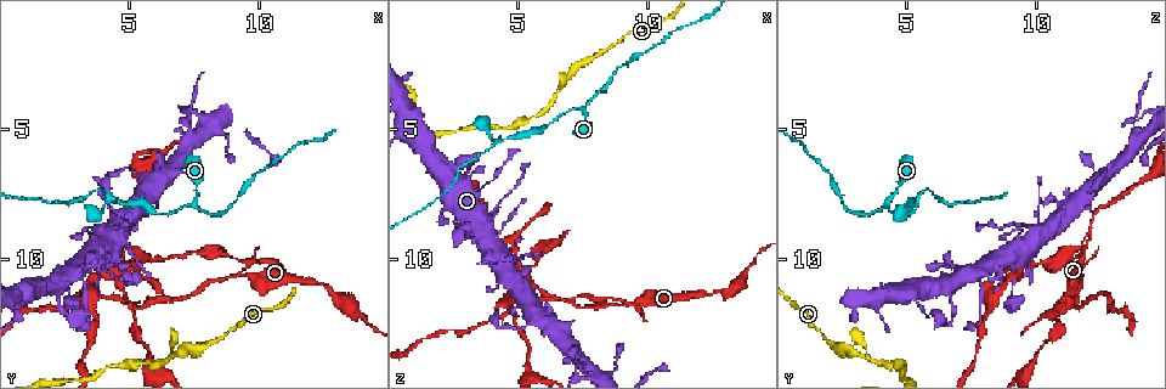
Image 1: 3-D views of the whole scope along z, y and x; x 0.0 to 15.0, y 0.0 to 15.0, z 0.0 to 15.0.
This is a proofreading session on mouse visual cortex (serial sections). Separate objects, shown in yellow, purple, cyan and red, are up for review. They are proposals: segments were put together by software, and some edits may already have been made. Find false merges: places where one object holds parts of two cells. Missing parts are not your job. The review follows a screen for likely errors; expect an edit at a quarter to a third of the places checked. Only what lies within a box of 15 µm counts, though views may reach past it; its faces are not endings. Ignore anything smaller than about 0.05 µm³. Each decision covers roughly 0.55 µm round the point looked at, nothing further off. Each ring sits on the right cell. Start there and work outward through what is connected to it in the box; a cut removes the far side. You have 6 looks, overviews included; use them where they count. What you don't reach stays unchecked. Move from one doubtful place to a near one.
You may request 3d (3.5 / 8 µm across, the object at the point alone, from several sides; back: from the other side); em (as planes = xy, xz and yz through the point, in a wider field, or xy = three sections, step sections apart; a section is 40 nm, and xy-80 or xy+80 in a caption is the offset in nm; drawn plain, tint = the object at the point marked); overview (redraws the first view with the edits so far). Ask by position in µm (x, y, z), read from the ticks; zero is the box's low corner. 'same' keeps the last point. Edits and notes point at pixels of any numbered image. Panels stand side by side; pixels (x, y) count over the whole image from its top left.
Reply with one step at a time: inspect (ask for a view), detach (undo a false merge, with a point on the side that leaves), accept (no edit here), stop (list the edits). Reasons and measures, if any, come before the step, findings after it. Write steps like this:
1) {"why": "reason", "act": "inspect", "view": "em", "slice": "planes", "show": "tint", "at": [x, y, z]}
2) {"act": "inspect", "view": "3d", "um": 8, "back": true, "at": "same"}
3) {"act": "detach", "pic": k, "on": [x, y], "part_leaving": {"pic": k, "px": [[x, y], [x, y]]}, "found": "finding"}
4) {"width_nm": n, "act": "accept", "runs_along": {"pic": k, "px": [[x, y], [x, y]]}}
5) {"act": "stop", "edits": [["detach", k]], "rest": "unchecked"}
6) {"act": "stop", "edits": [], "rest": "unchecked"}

{"why": "three-way junction", "act": "inspect", "view": "3d", "um": 3.5, "at": [7.5, 7.9, 4.3]}

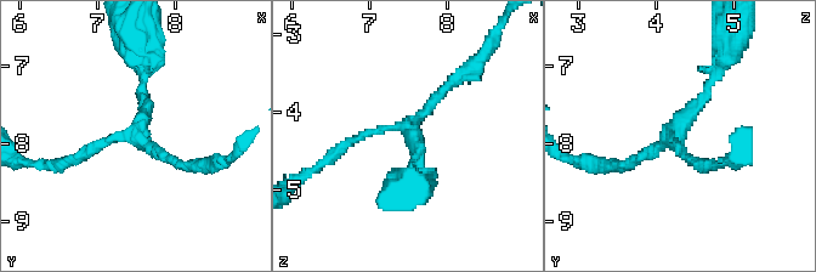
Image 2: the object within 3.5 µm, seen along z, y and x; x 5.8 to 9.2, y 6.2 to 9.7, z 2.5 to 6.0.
{"act": "inspect", "view": "em", "slice": "xy", "step": 3, "show": "tint", "at": [7.50, 7.80, 4.20]}

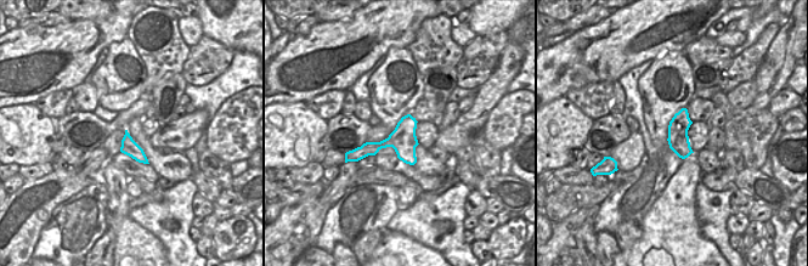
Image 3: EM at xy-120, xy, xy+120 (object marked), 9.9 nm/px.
{"width_nm": 280, "act": "accept", "runs_along": {"pic": 2, "px": [[140, 68], [140, 128], [69, 158]]}, "found": "continuous, no second cell"}

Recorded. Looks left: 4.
{"why": "thin neck", "act": "inspect", "view": "3d", "um": 3.5, "back": true, "at": [8.8, 10.8, 11.6]}

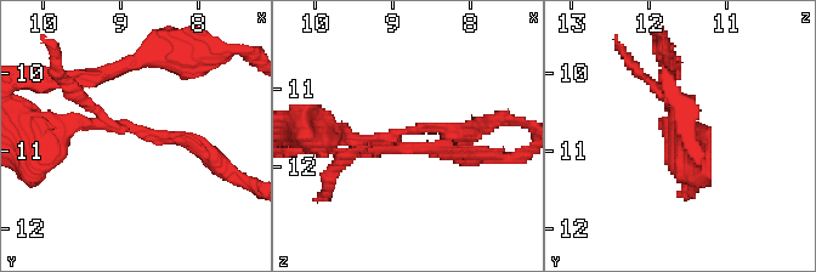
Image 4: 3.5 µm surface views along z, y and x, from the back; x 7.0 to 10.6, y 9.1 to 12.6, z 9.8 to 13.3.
{"act": "accept", "runs_along": {"pic": 4, "px": [[56, 126], [131, 126], [209, 152]]}, "found": "all the same cell"}

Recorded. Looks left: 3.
{"why": "three-way junction", "act": "inspect", "view": "3d", "um": 3.5, "at": [4.8, 9.2, 11.9]}

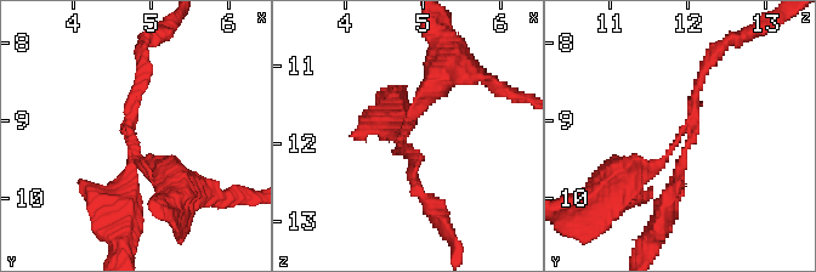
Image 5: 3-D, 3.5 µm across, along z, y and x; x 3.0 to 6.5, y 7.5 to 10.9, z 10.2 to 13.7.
{"arms": 3, "arm_widths_nm": [150, 150, 150], "why": "now the EM", "act": "inspect", "view": "em", "slice": "planes", "show": "tint", "at": [4.70, 9.10, 11.90]}

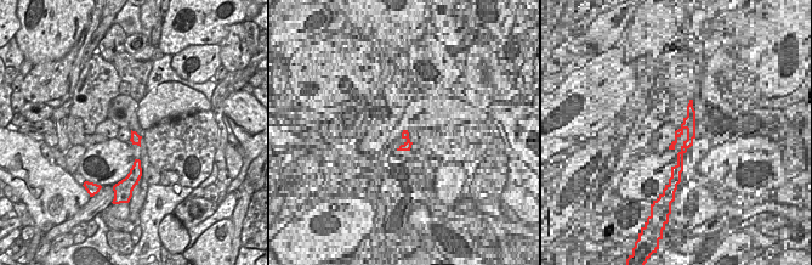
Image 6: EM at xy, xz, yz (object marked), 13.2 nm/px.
{"why": "another direction", "act": "inspect", "view": "em", "slice": "xy", "step": 1, "show": "tint", "at": "same"}

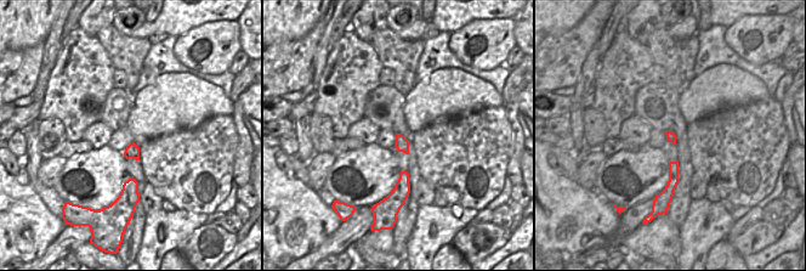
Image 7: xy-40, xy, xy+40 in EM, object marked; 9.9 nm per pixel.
{"act": "accept", "runs_along": {"pic": 5, "px": [[440, 89], [406, 120], [402, 148], [395, 126]]}, "found": "continuous, no second cell"}

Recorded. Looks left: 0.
{"act": "stop", "edits": [], "rest": "unchecked"}

